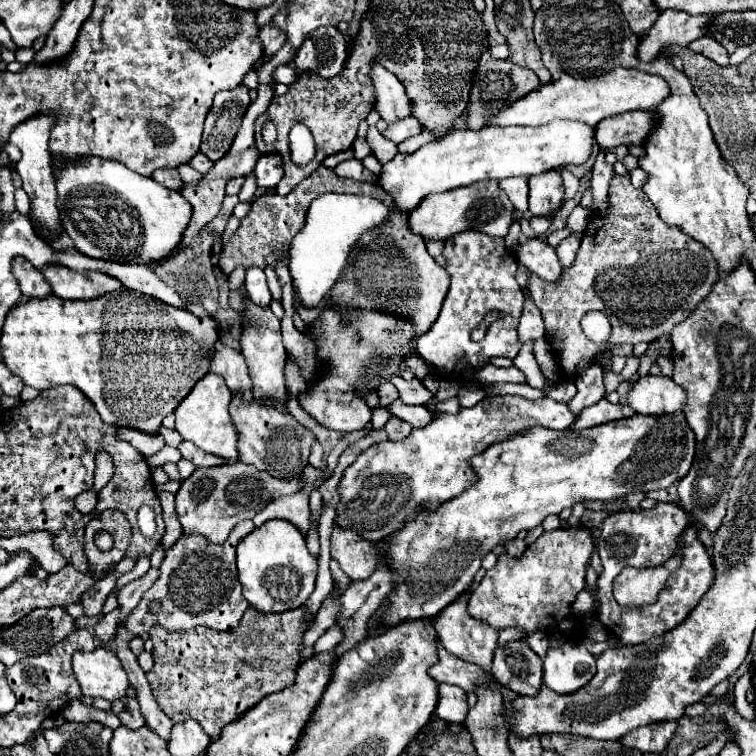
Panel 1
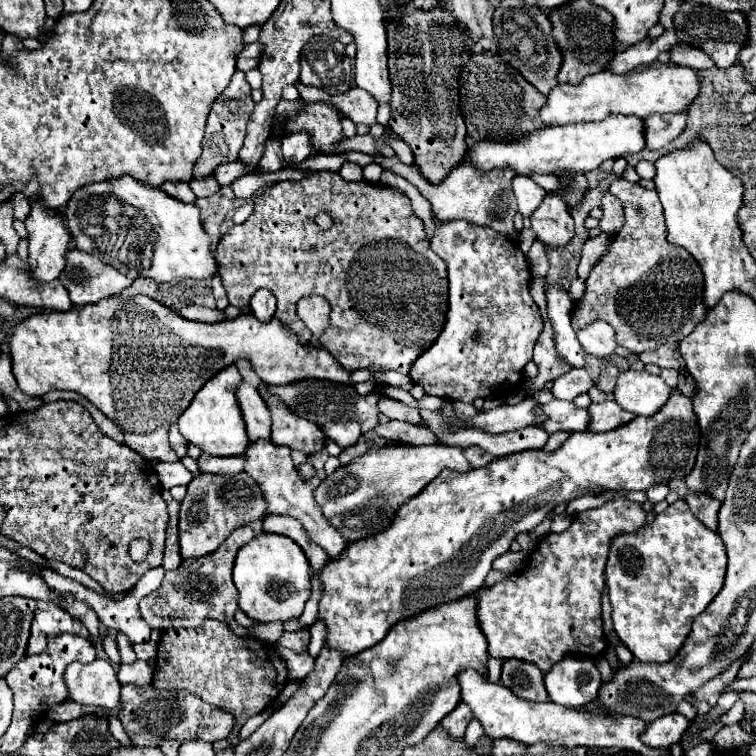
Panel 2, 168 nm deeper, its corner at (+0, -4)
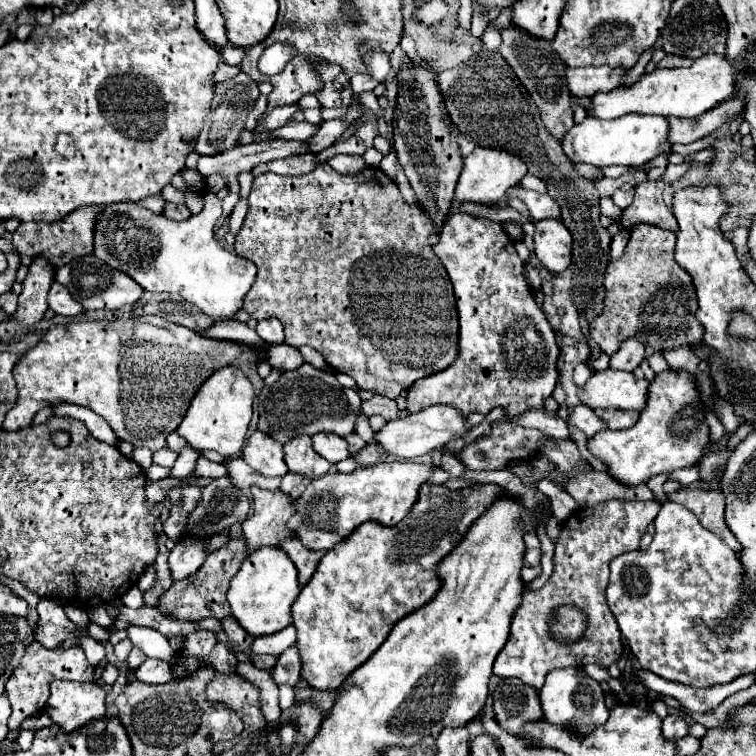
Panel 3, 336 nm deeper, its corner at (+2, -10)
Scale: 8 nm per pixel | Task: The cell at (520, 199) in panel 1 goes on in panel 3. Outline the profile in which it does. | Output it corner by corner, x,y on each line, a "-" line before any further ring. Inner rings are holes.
513,186
507,190
507,198
517,196
523,200
523,204
529,208
529,216
537,222
543,218
559,218
559,206
549,198
549,194
539,194
533,190
527,190
523,186

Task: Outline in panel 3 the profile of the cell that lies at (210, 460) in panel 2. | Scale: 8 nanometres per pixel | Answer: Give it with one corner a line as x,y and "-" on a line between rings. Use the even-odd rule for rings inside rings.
233,458
233,460
225,460
223,462
227,468
227,476
231,478
231,482
237,488
249,488
253,484
257,486
265,486
265,488
279,488
282,477
265,478
261,474
257,474
243,458

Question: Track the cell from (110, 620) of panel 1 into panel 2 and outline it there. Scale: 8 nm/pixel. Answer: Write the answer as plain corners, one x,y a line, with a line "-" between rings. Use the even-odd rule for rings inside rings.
105,638
105,640
103,640
103,648
105,648
109,660
111,660
115,666
119,666
121,660
119,660
119,648
117,648
115,640
113,640
113,638

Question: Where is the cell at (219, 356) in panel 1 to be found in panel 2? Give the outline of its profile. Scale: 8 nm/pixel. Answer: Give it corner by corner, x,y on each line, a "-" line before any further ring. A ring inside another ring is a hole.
245,380
237,388
237,400
247,424
249,440
269,440
271,436
271,412
259,392

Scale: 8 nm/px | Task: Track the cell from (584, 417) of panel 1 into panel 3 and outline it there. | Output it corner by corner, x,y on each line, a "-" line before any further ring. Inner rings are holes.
597,408
595,416
601,418
609,430
627,430
639,418
639,414
633,414
631,410
605,410
605,408

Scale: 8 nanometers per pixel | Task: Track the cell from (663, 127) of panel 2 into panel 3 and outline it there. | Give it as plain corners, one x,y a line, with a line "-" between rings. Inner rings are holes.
729,98
727,102
707,110
705,114
697,118
667,118
669,122
669,144
689,144
695,140
701,140
703,136
709,136
717,126
721,126
725,120
731,120
735,114
743,114
743,100
741,98

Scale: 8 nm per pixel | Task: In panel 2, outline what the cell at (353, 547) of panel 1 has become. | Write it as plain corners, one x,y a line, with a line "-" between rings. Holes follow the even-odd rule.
259,440
245,450
245,456
247,456
245,472
259,484
263,498
267,502
265,514
267,516
269,514
285,514
285,516
297,518
303,524
303,528
307,530
307,534
311,536
311,540
315,544
319,544
323,550
327,550
327,554
331,558
337,558
343,552
343,548
347,546
347,540
323,518
323,514
313,498
315,488
305,488
305,480
299,478
297,468
293,466
291,450
275,446
271,440

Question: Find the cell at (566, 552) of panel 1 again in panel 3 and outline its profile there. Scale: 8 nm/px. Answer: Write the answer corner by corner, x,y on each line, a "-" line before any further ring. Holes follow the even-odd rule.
609,500
603,504
597,504
593,508
585,508
585,510
577,510
571,514
571,518
563,524
561,534
555,542
555,556
553,556
553,574
549,576
549,580
545,582
543,588
539,590
527,590
523,594
523,600
519,604
519,608
515,610
513,618
511,618
511,630
509,630
509,640
503,646
503,650
499,652
495,664
493,664
493,672
497,676
503,678
519,678
525,684
533,686
533,688
541,688
545,682
545,676
555,670
555,668
565,668
565,666
585,666
585,664
601,664
605,668
609,668
613,662
617,662
621,650
623,650
623,642
621,642
621,632
617,630
617,622
607,606
607,598
605,598
605,590
607,590
607,582
609,582
609,562
625,552
631,550
639,550
639,540
641,536
647,532
647,524
651,520
655,520
657,512
659,512
661,504
657,504
655,500
651,502
621,502
621,500
-
559,606
575,606
585,614
585,632
577,642
571,644
561,644
553,638
553,632
549,628
549,624
557,618
557,608

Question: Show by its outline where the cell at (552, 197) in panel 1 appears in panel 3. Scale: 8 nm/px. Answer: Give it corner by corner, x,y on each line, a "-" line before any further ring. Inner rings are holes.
559,218
535,222
535,254
549,272
563,272
571,264
573,240

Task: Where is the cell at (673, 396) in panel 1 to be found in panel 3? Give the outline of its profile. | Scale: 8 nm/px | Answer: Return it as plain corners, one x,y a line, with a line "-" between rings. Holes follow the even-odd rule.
601,370
593,372
579,390
581,402
589,408
617,408
641,412
647,406
649,382
637,380
631,372

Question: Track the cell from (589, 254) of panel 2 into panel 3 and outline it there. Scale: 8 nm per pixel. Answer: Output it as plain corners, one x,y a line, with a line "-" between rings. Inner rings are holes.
619,232
617,236
613,236
613,240
611,240
611,246
609,246
609,260
617,260
621,254
623,254
623,250
625,250
625,244
627,244
627,240
629,240
629,232

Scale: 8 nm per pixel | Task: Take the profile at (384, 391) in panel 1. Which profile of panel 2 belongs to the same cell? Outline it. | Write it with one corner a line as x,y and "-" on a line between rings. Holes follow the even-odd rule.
301,380
295,384
283,384
283,386
267,386
267,392
273,396
279,396
283,404
289,404
289,408
297,414
303,416
305,420
315,422
317,426
323,426
325,422
335,422
335,420
355,420
361,424
361,432
369,432
377,426
377,394
367,394
359,396
355,386
351,384
341,384
341,382
331,382
331,380

